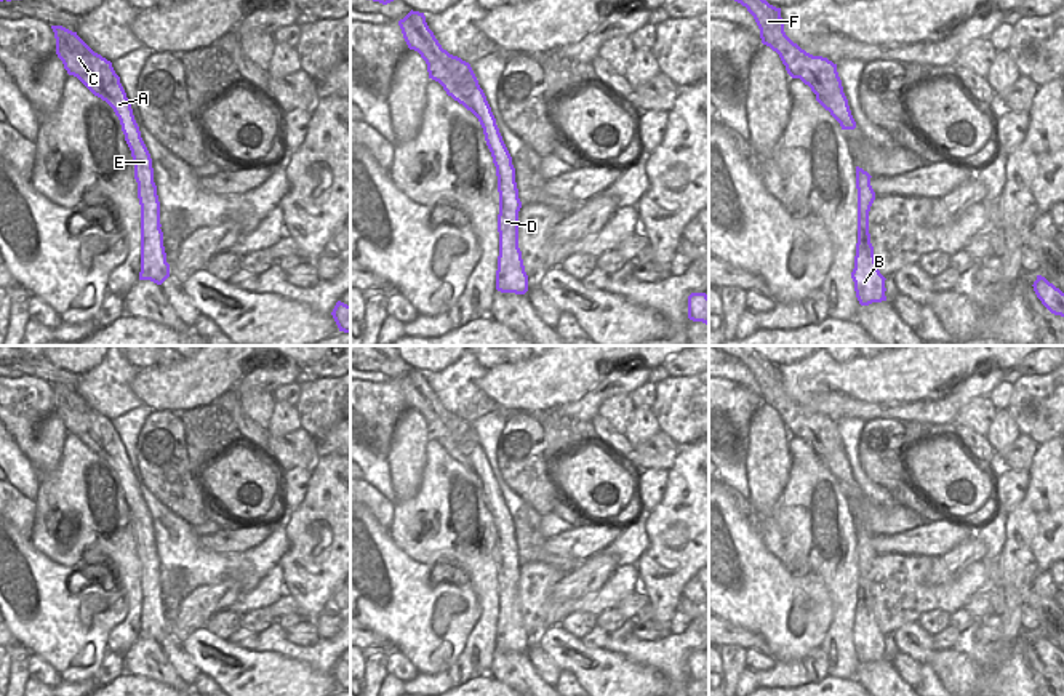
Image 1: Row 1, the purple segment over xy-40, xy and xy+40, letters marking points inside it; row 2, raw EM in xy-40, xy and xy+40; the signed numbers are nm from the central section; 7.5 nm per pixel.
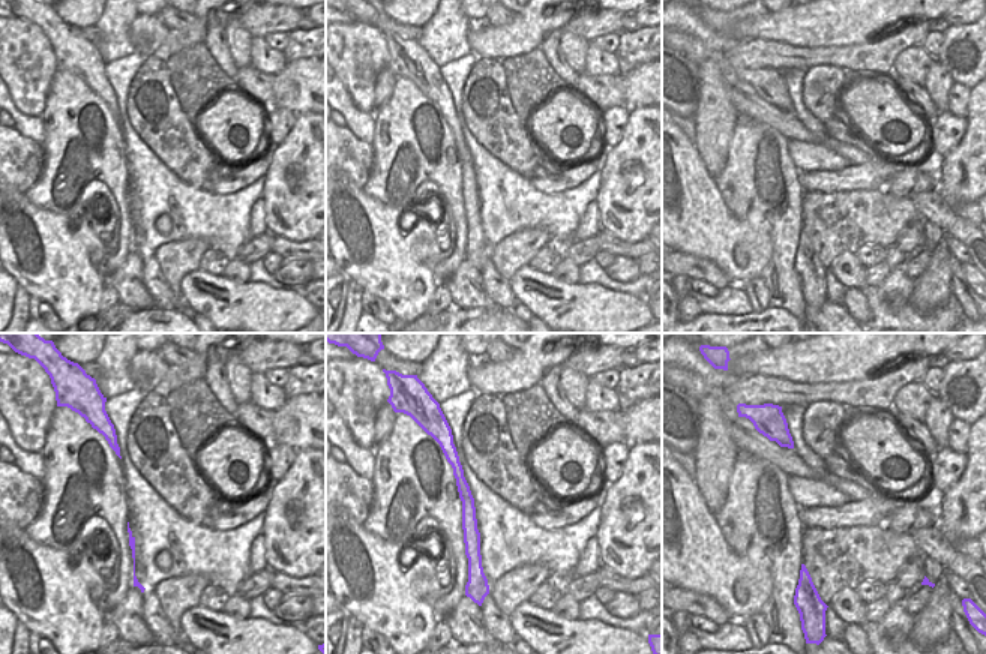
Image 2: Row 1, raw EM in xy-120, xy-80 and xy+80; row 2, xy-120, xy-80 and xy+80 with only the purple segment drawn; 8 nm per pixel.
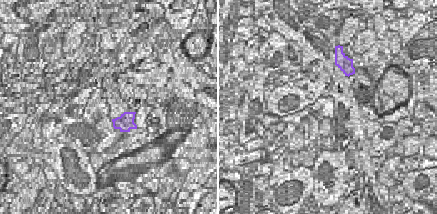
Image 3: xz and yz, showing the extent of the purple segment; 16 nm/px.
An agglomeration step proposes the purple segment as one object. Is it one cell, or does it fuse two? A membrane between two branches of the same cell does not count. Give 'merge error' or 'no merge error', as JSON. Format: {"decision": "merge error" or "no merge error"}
{"decision": "merge error"}

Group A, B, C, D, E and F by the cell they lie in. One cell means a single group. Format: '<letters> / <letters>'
A B C D E / F

